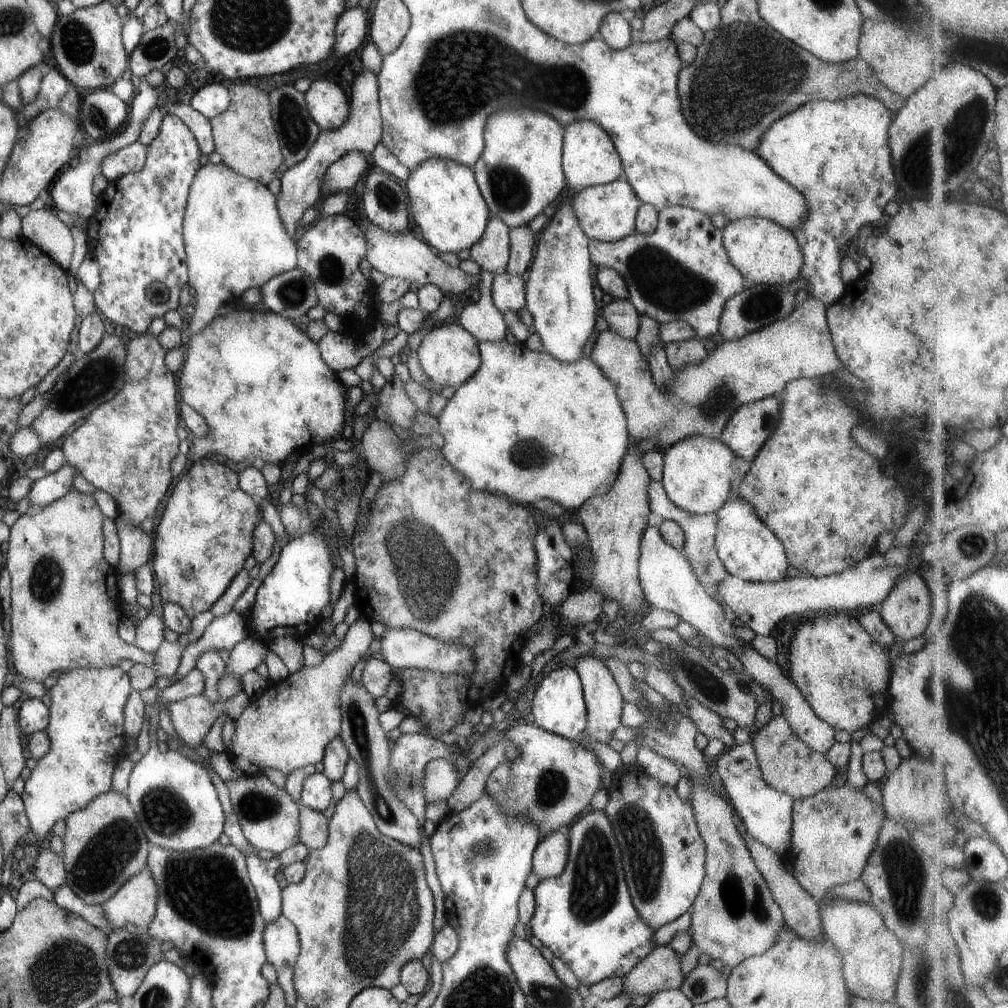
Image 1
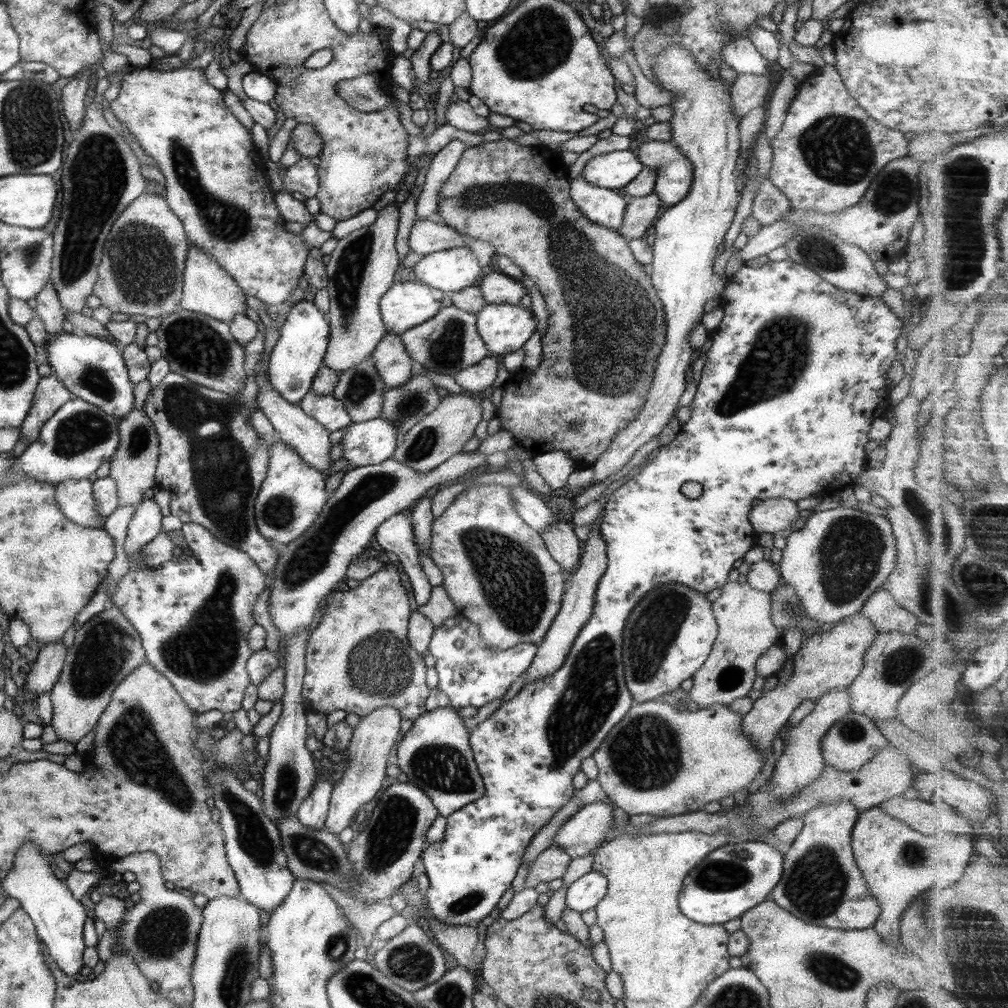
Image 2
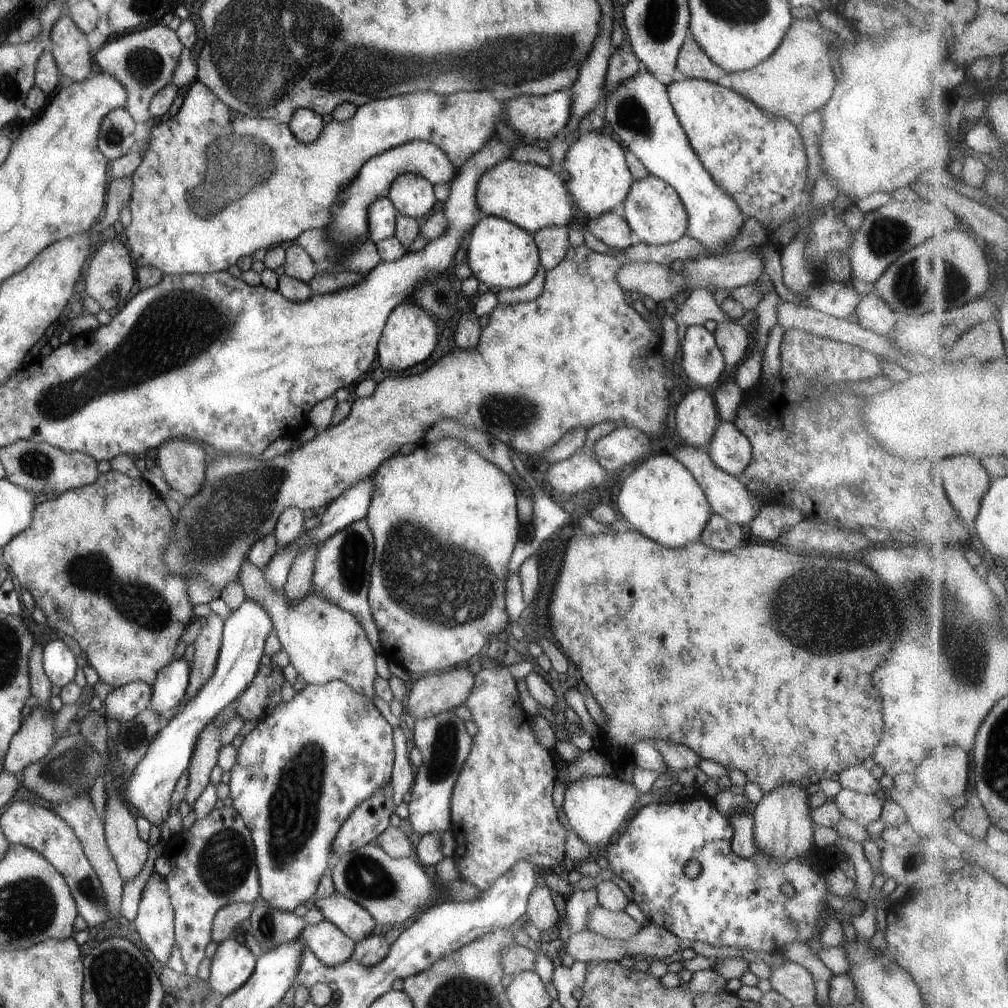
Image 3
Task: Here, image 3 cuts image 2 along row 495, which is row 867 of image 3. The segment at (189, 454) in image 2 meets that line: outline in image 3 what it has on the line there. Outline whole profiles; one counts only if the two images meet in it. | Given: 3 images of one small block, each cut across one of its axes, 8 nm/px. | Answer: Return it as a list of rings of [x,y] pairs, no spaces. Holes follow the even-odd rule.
[[[213,807],[201,820],[194,820],[189,828],[182,829],[165,842],[162,854],[169,862],[169,872],[163,880],[174,910],[174,943],[179,949],[184,972],[195,976],[197,966],[204,957],[203,950],[211,940],[210,930],[215,912],[222,906],[235,902],[256,902],[259,899],[259,881],[249,829],[233,807]]]

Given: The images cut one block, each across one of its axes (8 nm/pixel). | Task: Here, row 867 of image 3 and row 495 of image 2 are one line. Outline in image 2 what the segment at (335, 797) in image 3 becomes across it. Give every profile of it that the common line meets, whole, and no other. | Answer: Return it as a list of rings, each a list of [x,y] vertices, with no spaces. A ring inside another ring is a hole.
[[[281,440],[275,441],[269,448],[267,474],[254,502],[254,521],[259,534],[276,546],[299,537],[326,504],[325,481],[324,475],[303,462],[291,447]]]

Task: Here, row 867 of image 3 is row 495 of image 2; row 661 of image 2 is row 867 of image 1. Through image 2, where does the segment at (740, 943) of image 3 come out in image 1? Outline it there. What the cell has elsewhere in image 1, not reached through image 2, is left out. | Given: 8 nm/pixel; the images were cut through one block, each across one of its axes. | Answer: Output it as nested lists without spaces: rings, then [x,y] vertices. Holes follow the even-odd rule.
[[[593,809],[568,826],[567,862],[557,876],[539,879],[532,888],[534,910],[529,918],[531,934],[549,948],[575,974],[582,986],[591,986],[607,977],[623,978],[651,952],[654,928],[645,924],[630,899],[621,862],[621,852],[611,824],[602,809]]]

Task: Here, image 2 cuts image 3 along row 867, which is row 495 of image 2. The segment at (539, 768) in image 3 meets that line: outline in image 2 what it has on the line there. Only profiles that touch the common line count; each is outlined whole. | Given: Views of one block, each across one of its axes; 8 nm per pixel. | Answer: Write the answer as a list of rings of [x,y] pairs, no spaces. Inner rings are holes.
[[[487,484],[461,491],[431,525],[428,554],[443,576],[441,587],[458,615],[475,624],[479,637],[495,652],[521,642],[537,645],[544,639],[561,605],[566,574],[550,558],[543,541],[513,508],[509,487]]]

